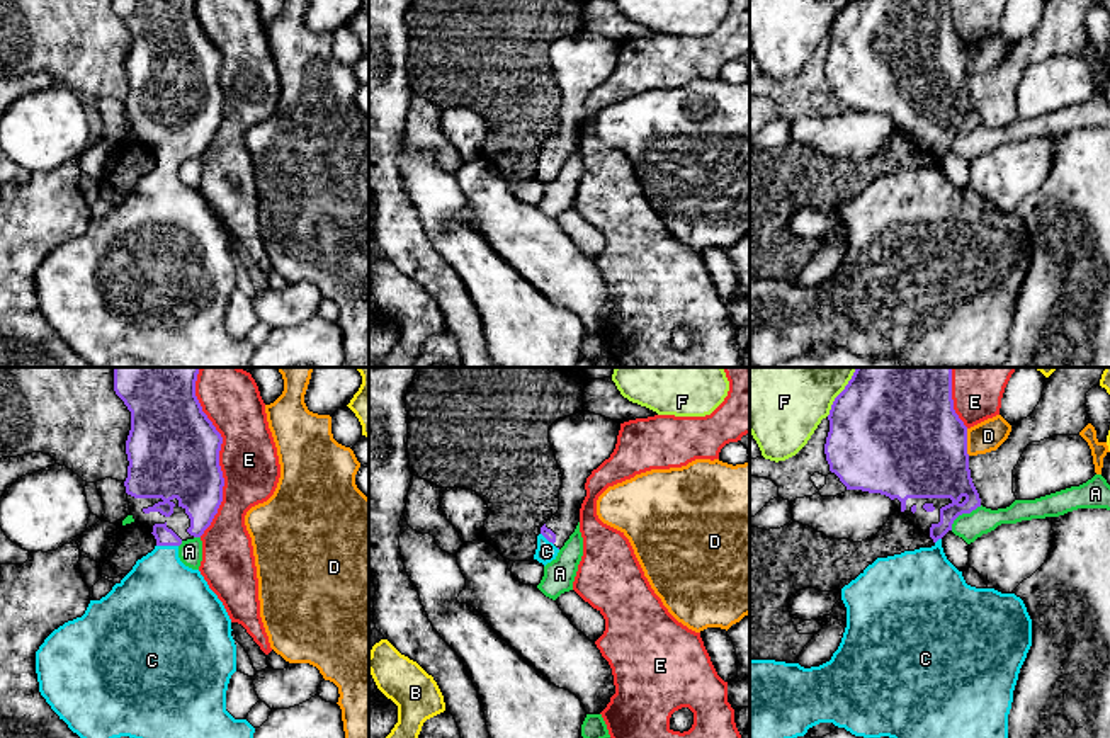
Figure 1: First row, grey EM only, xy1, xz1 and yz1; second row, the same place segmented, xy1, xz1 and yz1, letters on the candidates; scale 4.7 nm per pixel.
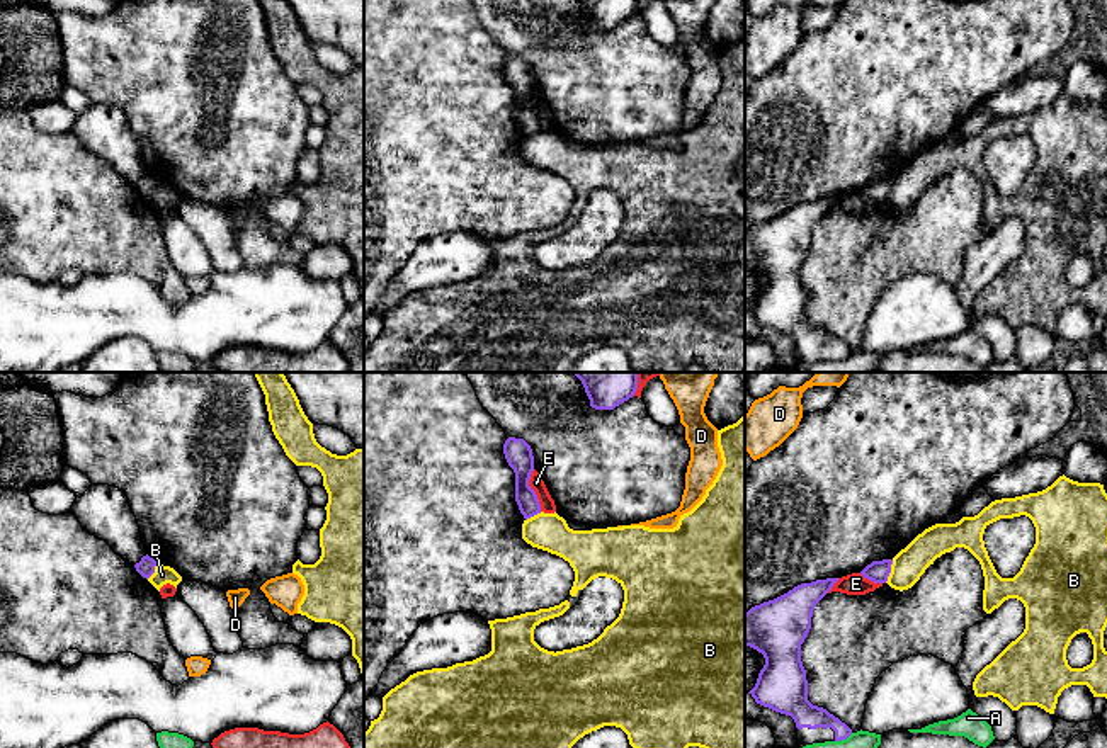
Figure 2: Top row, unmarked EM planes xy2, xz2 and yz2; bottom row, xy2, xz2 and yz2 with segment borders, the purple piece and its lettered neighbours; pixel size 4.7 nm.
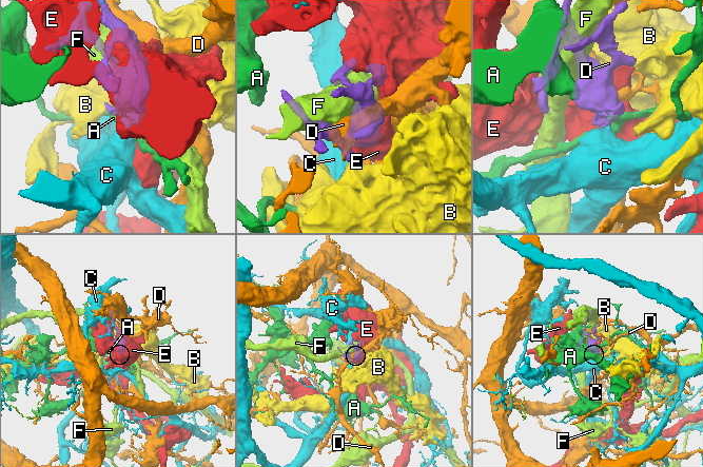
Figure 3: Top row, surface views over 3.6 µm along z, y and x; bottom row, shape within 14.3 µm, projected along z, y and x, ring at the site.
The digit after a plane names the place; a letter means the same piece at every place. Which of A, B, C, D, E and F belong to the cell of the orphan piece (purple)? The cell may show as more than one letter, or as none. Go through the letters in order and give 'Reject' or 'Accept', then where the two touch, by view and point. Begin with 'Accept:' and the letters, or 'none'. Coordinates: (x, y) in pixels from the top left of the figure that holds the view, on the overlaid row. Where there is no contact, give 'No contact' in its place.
Accept: C
A: Reject. Touches purple at yz1 (962, 512)
B: Reject. Touches purple at yz2 (890, 572)
C: Accept. Touches purple at xy1 (167, 544)
D: Reject. Touches purple at yz1 (966, 442)
E: Reject. Touches purple at xy1 (218, 453)
F: Reject. Touches purple at yz1 (842, 391)

